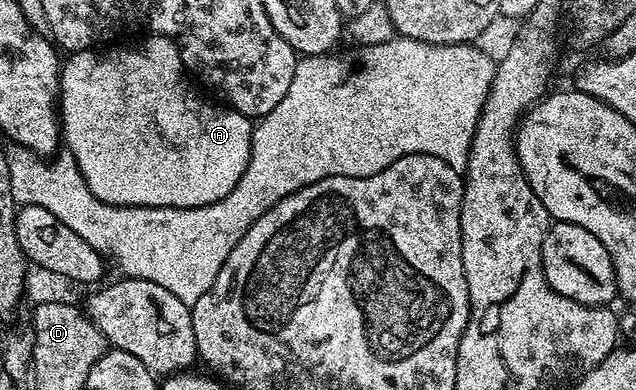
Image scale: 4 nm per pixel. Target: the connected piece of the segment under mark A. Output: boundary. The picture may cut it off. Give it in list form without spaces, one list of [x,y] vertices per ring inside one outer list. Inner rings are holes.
[[[149,36],[146,39],[138,50],[121,50],[118,54],[105,54],[102,58],[92,49],[78,50],[70,53],[66,57],[69,58],[66,62],[64,59],[59,70],[61,75],[59,130],[63,135],[63,146],[73,153],[73,158],[77,161],[77,170],[81,173],[82,180],[80,179],[80,181],[83,183],[84,189],[108,206],[177,206],[179,208],[209,206],[213,202],[218,202],[223,196],[227,196],[231,192],[231,188],[235,188],[235,184],[243,176],[249,163],[254,123],[247,114],[241,114],[232,108],[220,110],[219,107],[212,106],[211,103],[204,102],[201,98],[196,98],[185,87],[186,75],[183,73],[181,57],[176,52],[169,52],[165,58],[166,39],[160,36]]]

